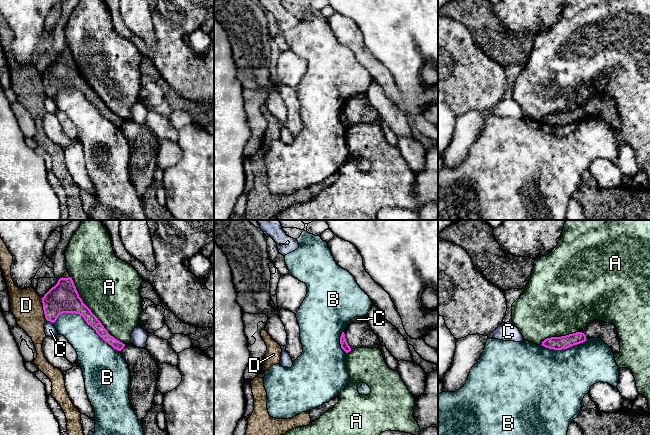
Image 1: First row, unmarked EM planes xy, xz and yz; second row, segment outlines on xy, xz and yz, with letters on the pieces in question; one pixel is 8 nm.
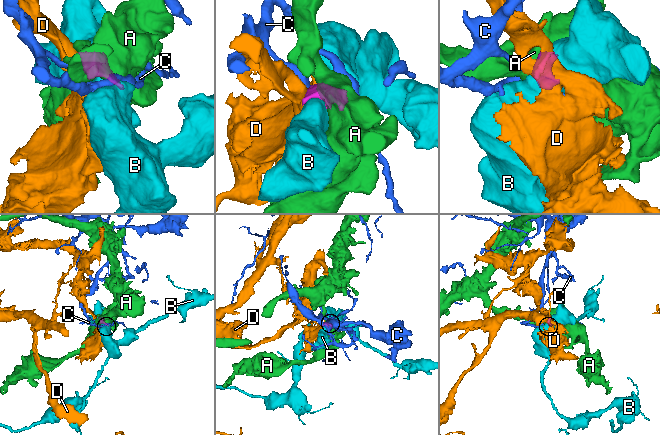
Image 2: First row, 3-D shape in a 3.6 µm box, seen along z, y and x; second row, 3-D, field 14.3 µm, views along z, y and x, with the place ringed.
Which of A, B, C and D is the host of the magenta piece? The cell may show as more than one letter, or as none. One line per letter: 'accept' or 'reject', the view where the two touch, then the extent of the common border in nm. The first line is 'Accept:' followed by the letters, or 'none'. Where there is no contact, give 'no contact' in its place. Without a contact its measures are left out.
Accept: none
A: reject; meets magenta in xy; contact 700 nm long
B: reject; meets magenta in xy; contact 600 nm long
C: reject; meets magenta in xy; contact 60 nm long
D: reject; meets magenta in xy; contact 190 nm long

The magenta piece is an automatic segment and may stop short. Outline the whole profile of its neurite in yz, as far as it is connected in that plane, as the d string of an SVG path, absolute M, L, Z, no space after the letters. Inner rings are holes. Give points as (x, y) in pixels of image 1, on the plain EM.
M592 96L576 109L547 114L541 121L549 125L562 126L583 119L590 114L600 114L614 129L620 129L620 115L617 104L612 99L604 99L599 96Z

